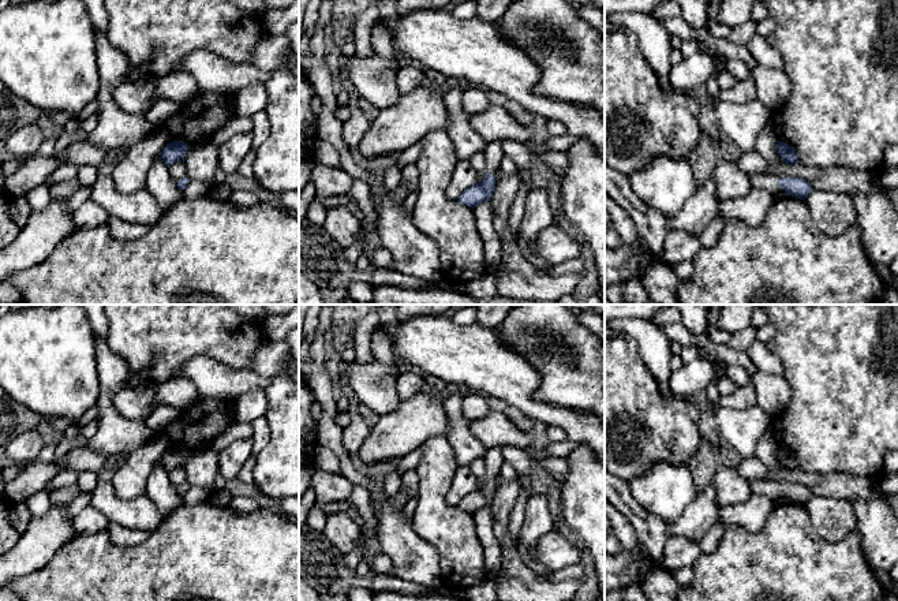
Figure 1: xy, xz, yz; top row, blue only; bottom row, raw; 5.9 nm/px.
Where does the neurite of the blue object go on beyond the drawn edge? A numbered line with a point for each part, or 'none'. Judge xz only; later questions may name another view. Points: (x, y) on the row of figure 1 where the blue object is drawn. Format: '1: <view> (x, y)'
1: xz (493, 153)

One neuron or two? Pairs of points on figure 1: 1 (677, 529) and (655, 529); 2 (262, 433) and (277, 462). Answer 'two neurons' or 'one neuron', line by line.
1: two neurons
2: two neurons

